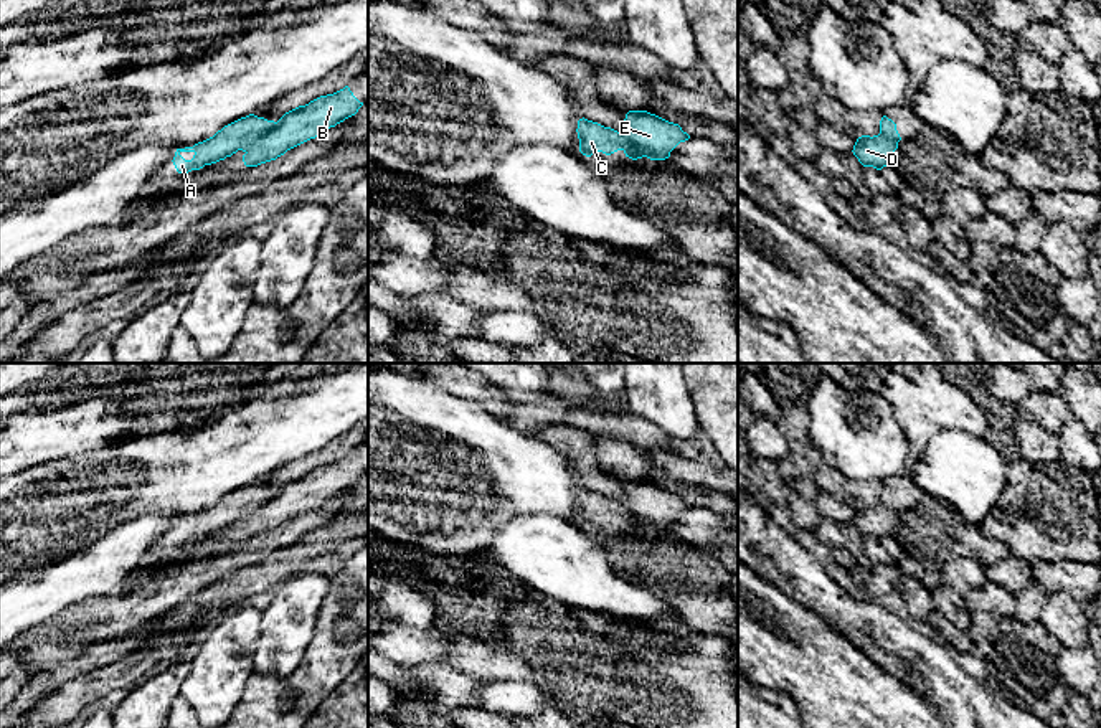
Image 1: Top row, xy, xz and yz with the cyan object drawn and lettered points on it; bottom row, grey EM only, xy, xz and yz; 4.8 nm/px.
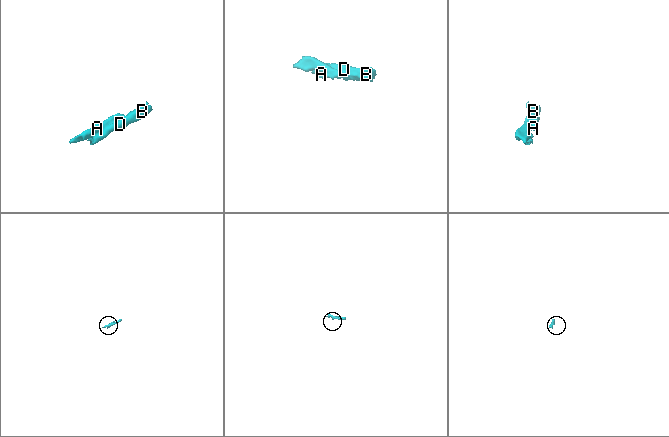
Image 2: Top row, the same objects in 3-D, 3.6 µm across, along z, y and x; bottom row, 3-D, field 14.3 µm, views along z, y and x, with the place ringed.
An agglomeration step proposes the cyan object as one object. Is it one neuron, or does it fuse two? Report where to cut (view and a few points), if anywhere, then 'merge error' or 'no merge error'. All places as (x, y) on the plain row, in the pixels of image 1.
cut xy (276, 492), (240, 519); merge error

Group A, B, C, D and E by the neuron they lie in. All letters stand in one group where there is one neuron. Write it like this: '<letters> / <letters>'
A C / B D E

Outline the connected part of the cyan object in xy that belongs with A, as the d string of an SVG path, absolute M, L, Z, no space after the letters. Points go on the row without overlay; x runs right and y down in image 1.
M249 484L224 495L213 507L198 512L193 517L177 518L172 532L178 543L200 540L205 535L211 535L224 530L226 527L231 527L249 510L266 503L274 497L274 490Z

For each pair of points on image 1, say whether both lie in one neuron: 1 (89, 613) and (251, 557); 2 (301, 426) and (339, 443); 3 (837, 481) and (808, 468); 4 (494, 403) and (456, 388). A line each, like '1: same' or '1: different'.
1: same
2: different
3: different
4: same

